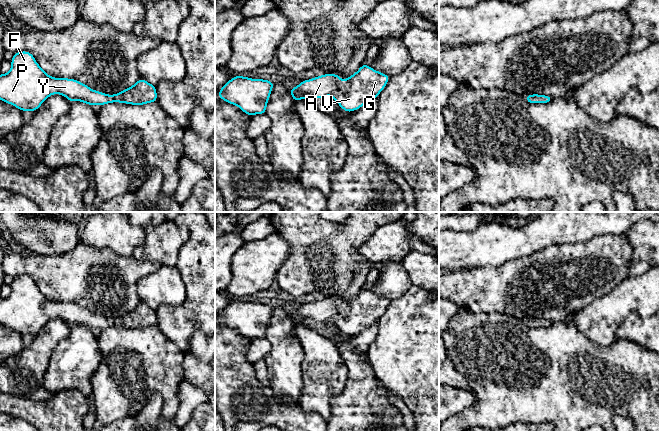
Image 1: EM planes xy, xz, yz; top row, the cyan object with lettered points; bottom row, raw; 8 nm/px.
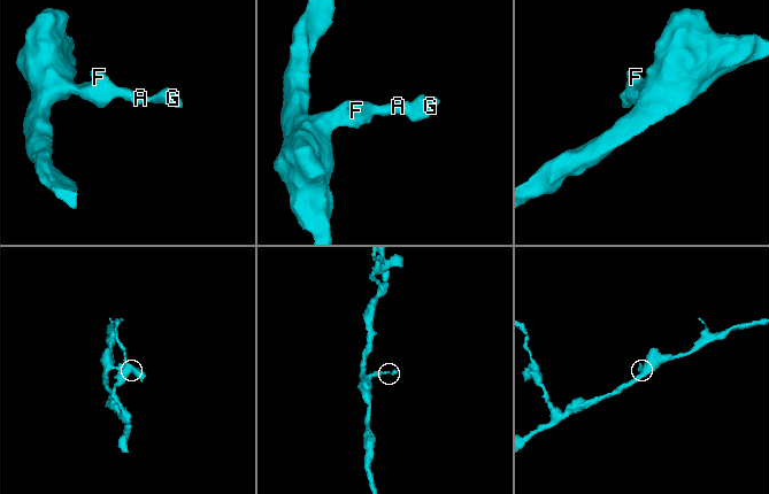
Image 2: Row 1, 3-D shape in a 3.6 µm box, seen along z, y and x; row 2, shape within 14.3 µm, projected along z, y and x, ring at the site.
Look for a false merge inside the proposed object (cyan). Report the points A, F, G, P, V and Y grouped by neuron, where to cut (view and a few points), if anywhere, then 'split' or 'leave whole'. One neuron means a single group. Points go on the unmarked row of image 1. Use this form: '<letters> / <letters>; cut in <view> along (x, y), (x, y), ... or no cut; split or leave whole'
A F G P V Y; no cut; leave whole

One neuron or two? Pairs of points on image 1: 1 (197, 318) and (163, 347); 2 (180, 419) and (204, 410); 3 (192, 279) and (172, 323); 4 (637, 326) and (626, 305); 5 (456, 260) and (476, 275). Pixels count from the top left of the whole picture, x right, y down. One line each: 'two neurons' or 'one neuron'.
1: two neurons
2: two neurons
3: one neuron
4: two neurons
5: two neurons

